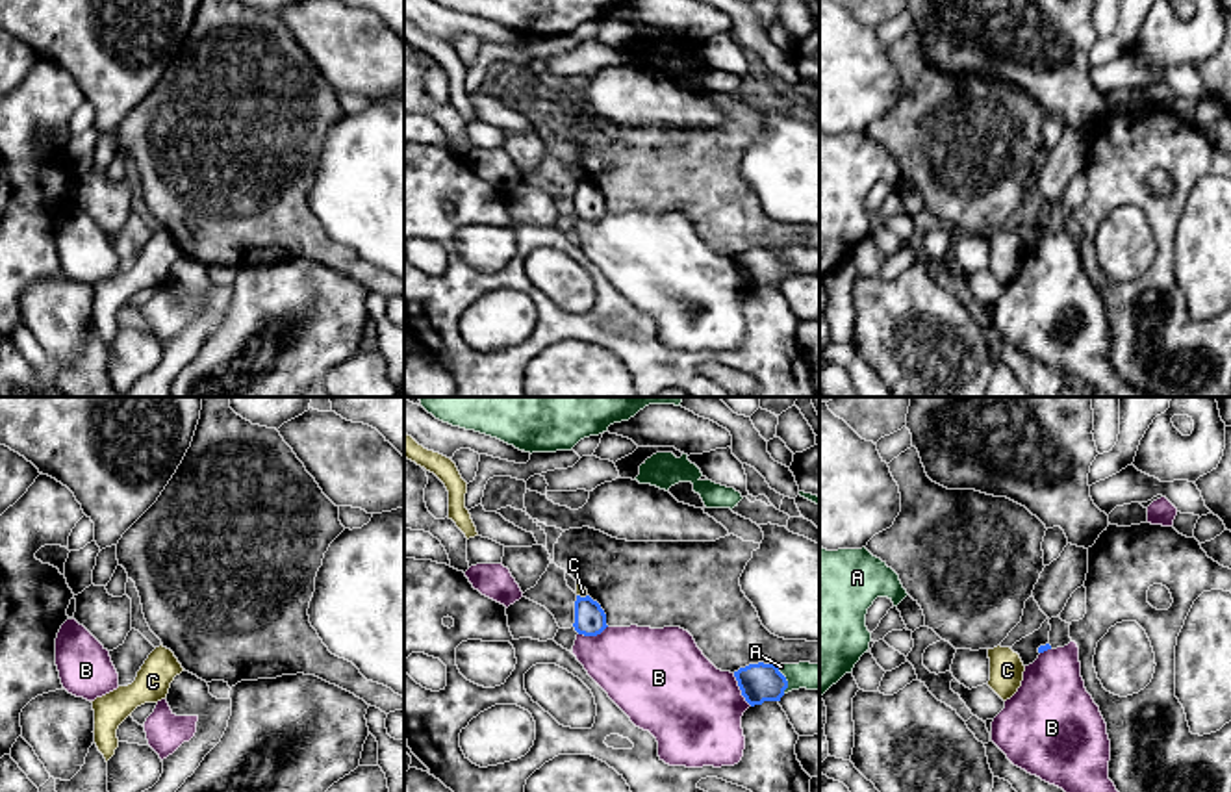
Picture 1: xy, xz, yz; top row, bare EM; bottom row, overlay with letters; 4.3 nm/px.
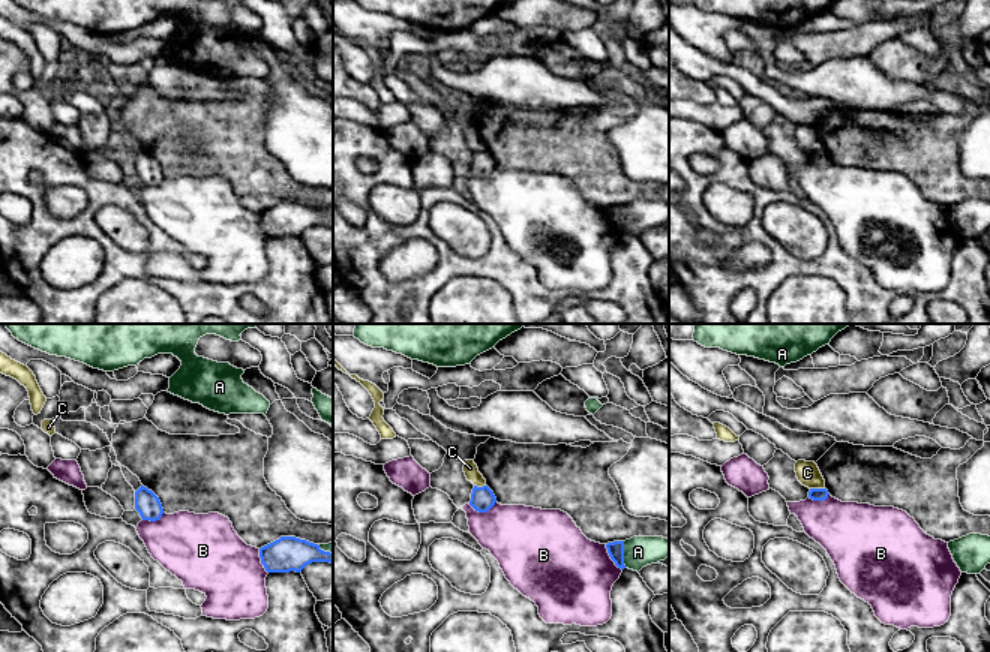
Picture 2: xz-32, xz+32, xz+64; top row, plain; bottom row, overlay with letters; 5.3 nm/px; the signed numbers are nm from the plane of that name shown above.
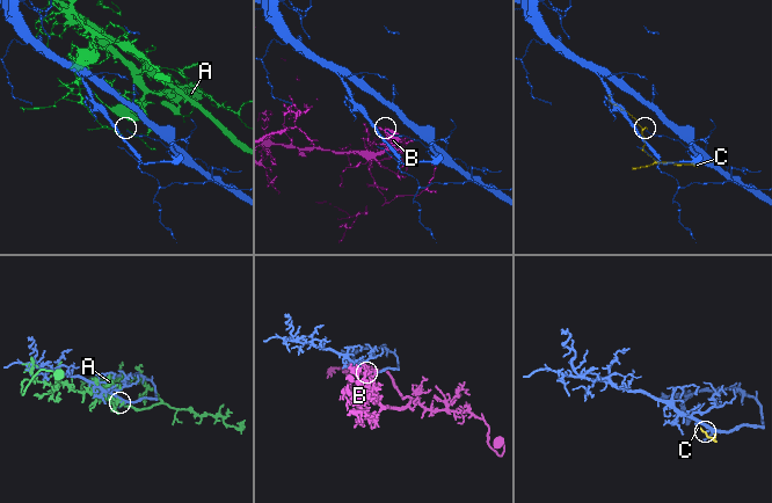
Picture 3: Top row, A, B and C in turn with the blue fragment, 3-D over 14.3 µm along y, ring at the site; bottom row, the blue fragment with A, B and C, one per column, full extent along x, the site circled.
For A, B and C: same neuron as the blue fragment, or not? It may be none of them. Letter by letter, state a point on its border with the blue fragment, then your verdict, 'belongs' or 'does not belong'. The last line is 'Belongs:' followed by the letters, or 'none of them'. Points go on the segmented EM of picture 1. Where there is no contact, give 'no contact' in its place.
A: contact xz (785, 679); does not belong
B: contact xz (740, 689); does not belong
C: contact xz (583, 598); does not belong
Belongs: none of them

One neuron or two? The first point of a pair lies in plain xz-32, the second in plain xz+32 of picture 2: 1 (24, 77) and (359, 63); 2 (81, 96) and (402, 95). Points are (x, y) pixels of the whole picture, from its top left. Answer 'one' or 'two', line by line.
1: one
2: one

